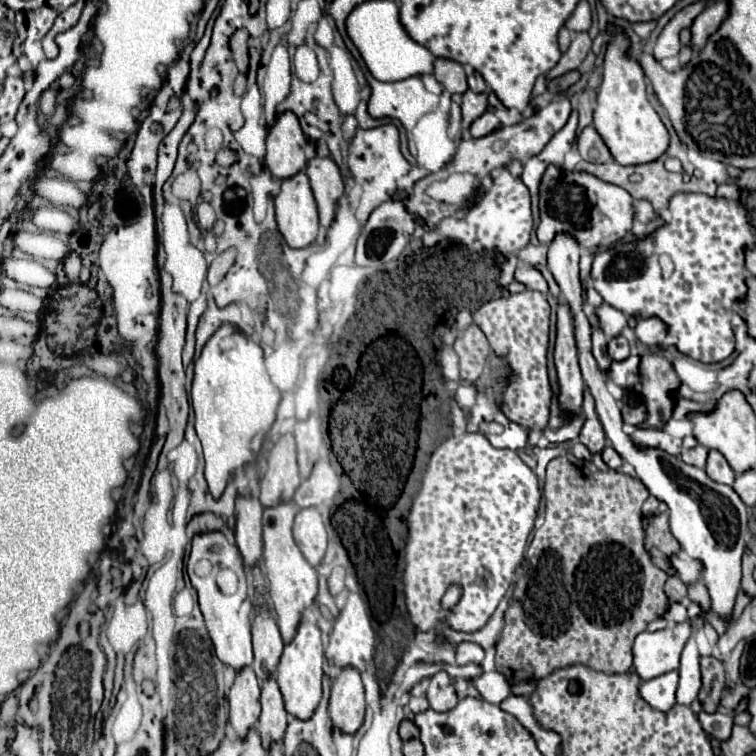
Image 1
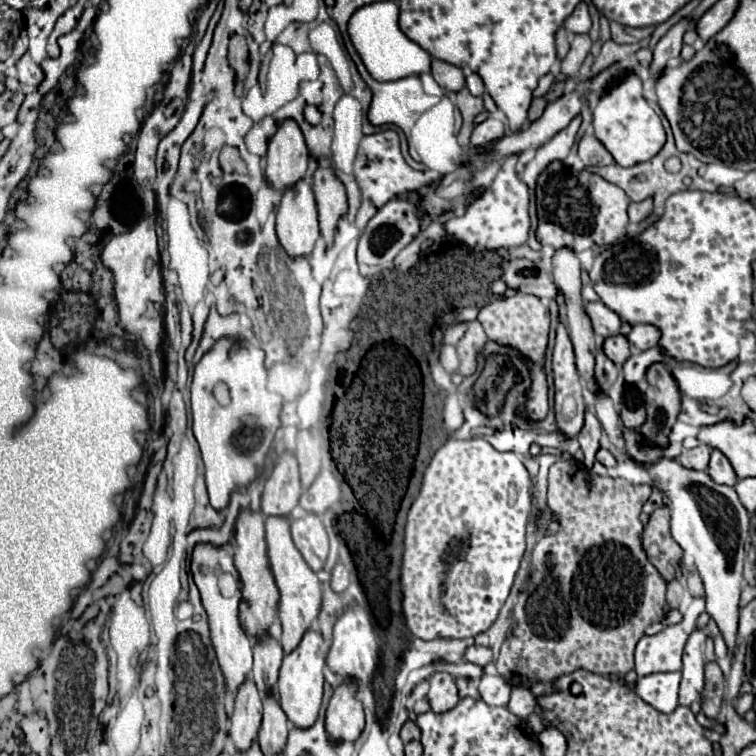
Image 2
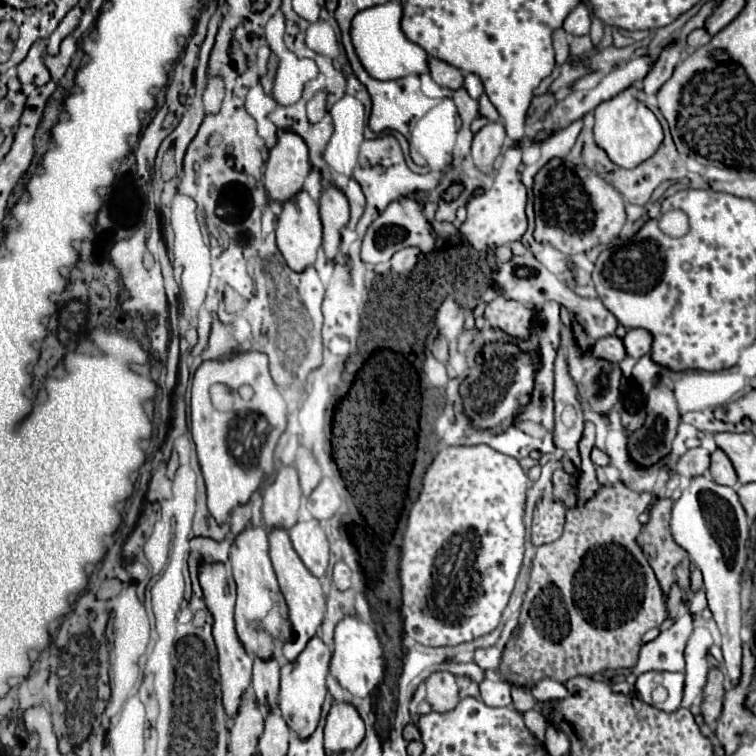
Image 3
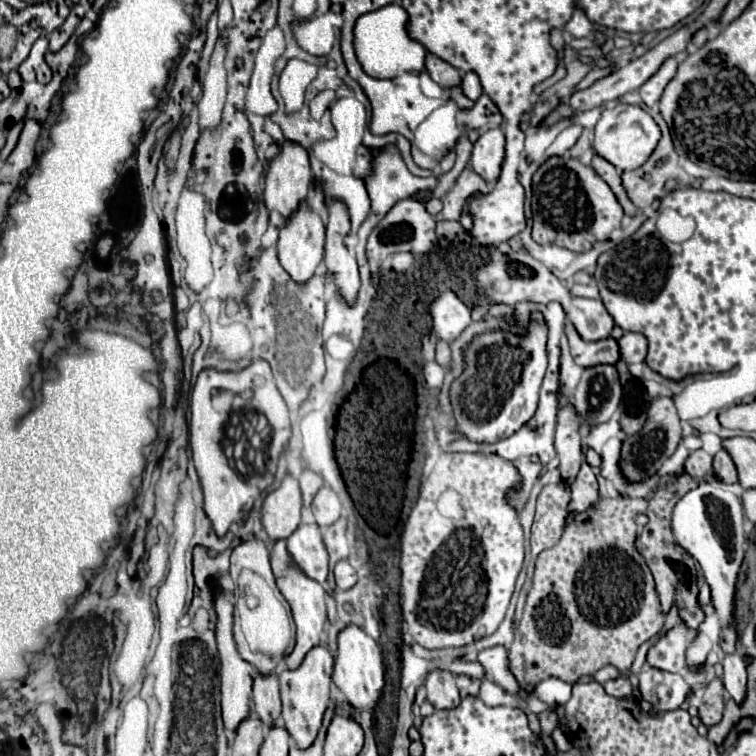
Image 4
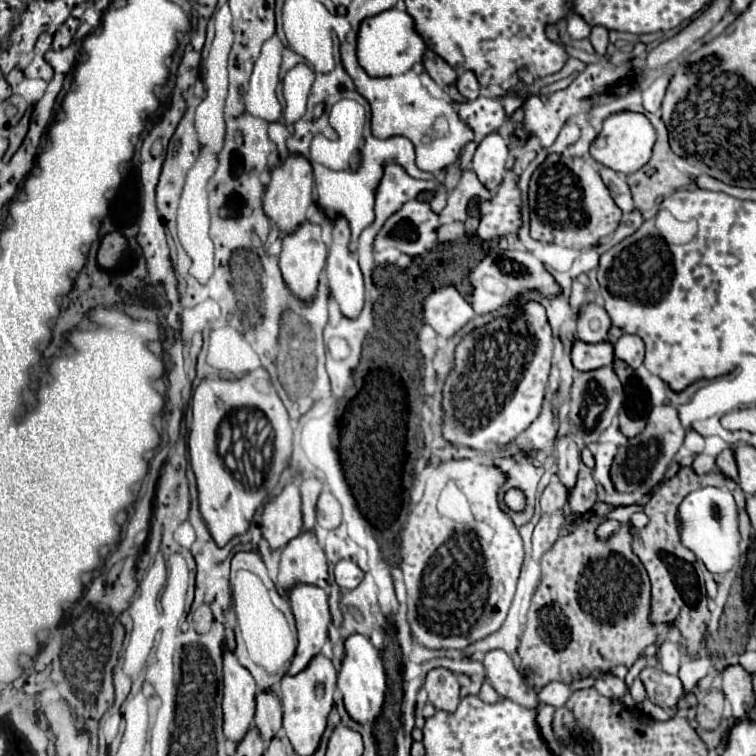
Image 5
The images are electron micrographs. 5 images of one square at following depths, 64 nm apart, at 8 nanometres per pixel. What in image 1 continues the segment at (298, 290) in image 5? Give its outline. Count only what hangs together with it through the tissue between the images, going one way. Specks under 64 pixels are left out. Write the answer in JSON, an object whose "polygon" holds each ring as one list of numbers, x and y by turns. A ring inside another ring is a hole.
{"polygon":[[304,172,282,180,276,202,276,222,290,248,308,248,320,230,318,210]]}

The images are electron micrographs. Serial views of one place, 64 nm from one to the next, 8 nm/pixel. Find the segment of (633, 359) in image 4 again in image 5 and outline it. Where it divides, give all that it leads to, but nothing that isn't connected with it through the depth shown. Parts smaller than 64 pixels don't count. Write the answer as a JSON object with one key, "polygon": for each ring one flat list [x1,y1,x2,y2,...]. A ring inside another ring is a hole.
{"polygon":[[622,334,614,344,614,356,636,370,638,366,642,366,644,360,644,342,638,336]]}

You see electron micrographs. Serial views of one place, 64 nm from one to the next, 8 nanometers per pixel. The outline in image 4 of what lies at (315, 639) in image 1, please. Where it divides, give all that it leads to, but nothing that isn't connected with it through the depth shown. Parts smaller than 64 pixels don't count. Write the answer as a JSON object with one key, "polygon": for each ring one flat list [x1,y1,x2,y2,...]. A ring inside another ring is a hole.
{"polygon":[[316,646,306,654,300,668,282,670,278,676,280,694,282,694,282,724,288,730,288,734,294,738,298,748,310,748,322,726,322,718,330,700,332,668,334,668,332,654,324,646]]}

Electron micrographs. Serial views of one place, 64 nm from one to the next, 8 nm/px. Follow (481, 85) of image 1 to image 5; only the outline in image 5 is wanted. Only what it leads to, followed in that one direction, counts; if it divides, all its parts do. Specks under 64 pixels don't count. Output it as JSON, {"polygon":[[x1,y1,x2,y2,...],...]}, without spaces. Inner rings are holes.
{"polygon":[[462,72,458,76,458,80,456,80,456,88,468,100,478,98,478,92,480,92,480,84,478,84,478,80,476,80,476,76,472,72]]}

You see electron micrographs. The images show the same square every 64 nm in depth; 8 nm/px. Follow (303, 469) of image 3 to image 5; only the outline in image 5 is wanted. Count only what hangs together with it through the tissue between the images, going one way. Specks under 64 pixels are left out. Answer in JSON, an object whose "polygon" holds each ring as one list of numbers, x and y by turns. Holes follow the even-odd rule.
{"polygon":[[304,478,300,482,302,494,302,514,304,514,304,532,314,532,316,526,316,500,322,492,322,482,316,478]]}

